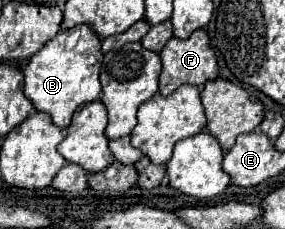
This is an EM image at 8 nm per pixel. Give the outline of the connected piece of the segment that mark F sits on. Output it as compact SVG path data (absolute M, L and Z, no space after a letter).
M195 30L187 40L179 40L179 38L171 38L165 48L159 52L163 70L159 76L159 92L163 96L171 94L175 88L179 88L181 84L193 84L193 86L201 86L207 80L215 80L219 76L219 68L217 68L217 56L209 44L209 36L205 30Z

